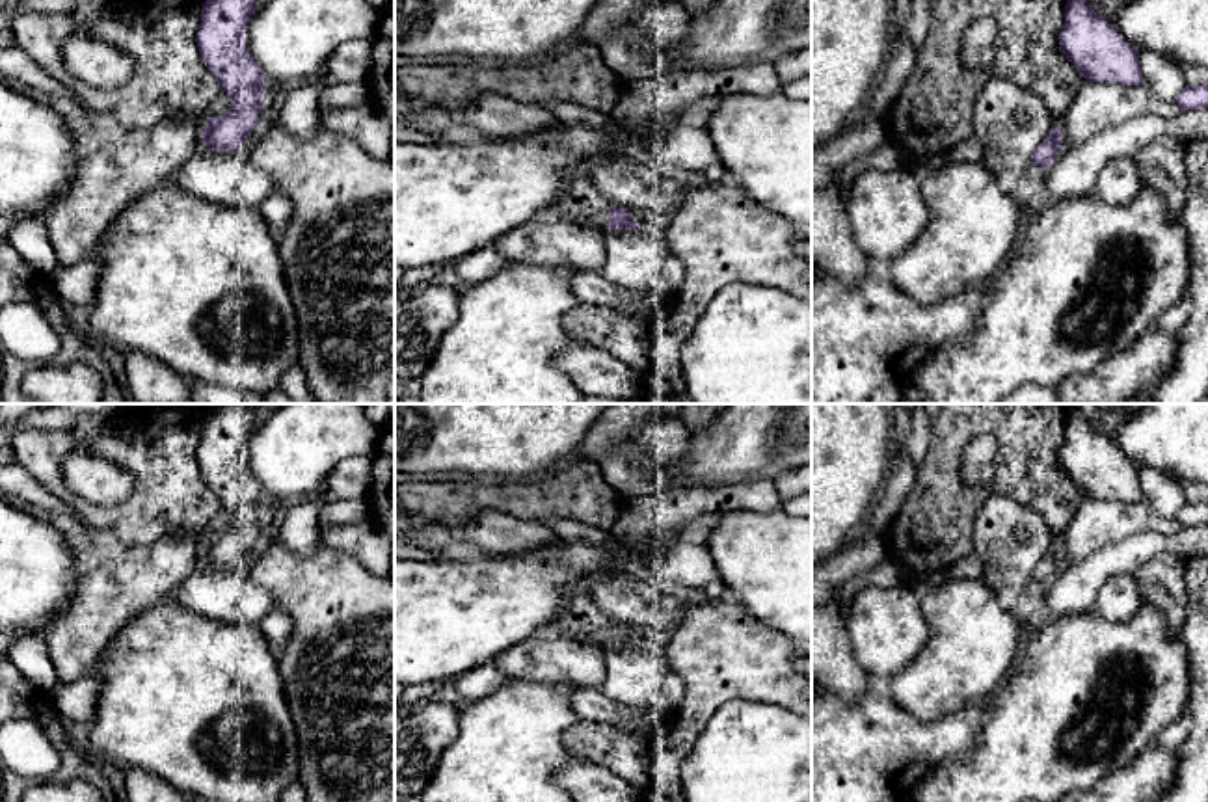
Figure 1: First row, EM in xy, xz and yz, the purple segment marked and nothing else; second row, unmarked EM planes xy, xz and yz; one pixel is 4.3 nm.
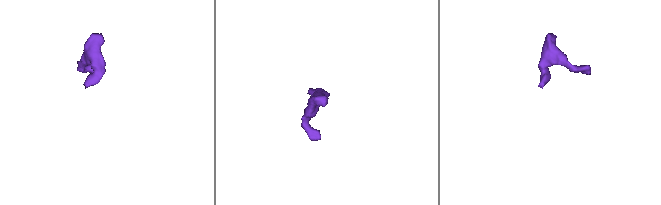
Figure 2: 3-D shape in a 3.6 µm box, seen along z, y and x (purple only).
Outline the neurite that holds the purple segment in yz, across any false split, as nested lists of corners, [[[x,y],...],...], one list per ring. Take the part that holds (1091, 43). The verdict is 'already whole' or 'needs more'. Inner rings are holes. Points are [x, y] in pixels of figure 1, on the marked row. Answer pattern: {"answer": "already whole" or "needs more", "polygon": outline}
{"answer": "already whole", "polygon": [[[1067,0],[1059,50],[1089,82],[1145,84],[1139,52],[1085,0]]]}

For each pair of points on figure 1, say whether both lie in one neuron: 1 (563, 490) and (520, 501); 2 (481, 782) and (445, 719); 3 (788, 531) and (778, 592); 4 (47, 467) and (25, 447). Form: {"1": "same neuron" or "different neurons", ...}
{"1": "same neuron", "2": "different neurons", "3": "same neuron", "4": "same neuron"}

